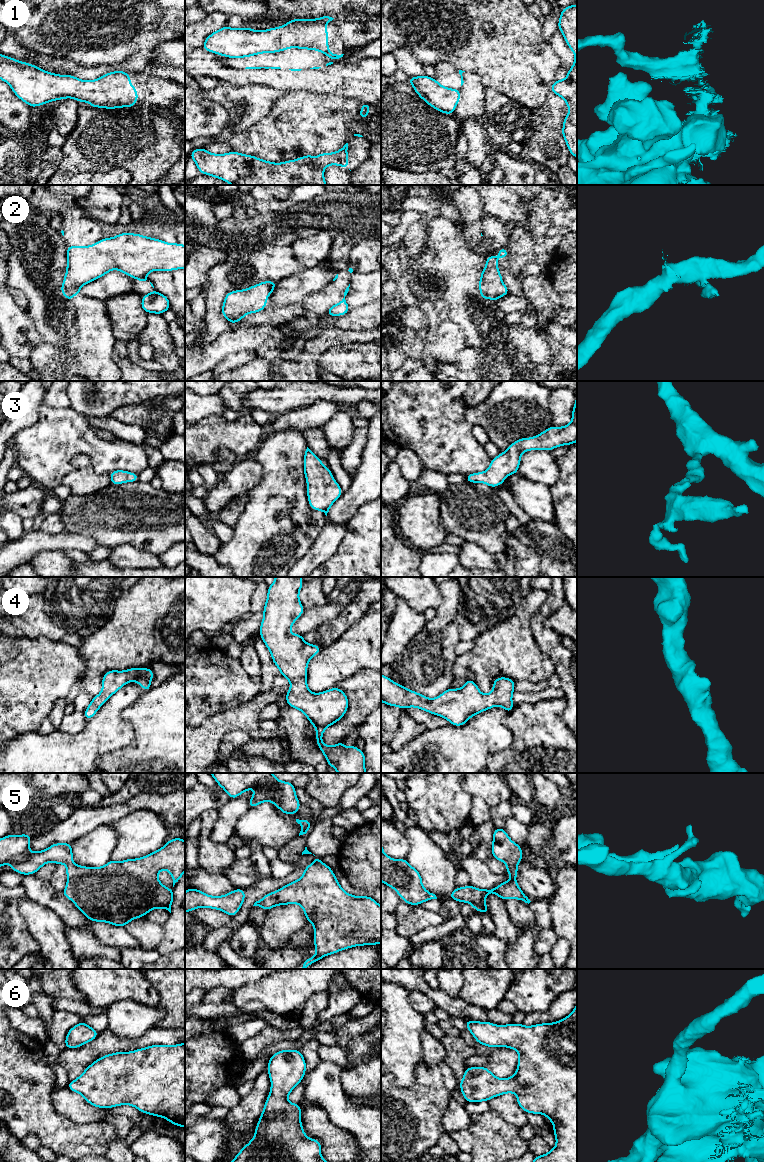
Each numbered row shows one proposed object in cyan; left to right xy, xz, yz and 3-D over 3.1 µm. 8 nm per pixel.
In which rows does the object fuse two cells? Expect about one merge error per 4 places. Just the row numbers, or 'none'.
1

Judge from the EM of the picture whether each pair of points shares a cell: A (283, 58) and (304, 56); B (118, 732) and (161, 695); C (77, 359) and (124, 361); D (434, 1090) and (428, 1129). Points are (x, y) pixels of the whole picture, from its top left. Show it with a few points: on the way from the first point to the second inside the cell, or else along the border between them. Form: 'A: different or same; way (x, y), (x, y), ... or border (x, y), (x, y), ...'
A: same; way (288, 58), (299, 58)
B: different; border (136, 701), (121, 713), (134, 732), (124, 746)
C: different; border (115, 340), (112, 359), (120, 370)
D: same; way (428, 1100), (428, 1119)

